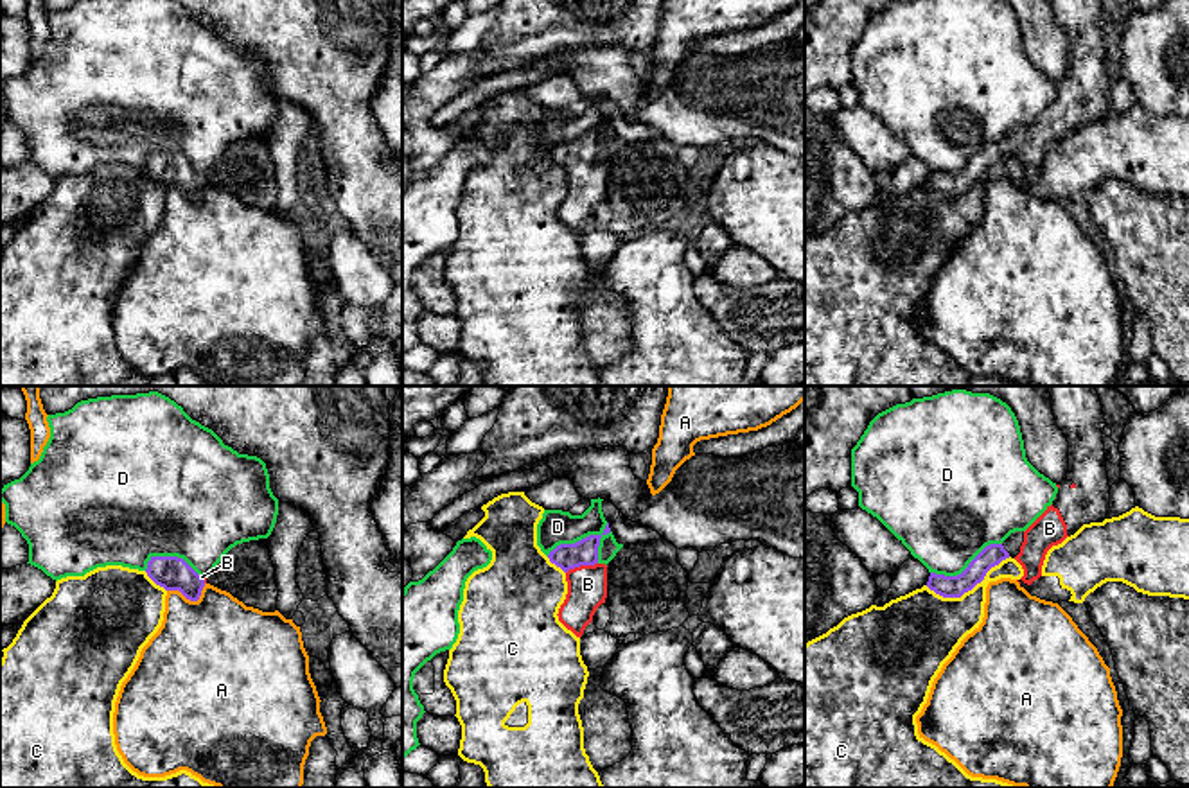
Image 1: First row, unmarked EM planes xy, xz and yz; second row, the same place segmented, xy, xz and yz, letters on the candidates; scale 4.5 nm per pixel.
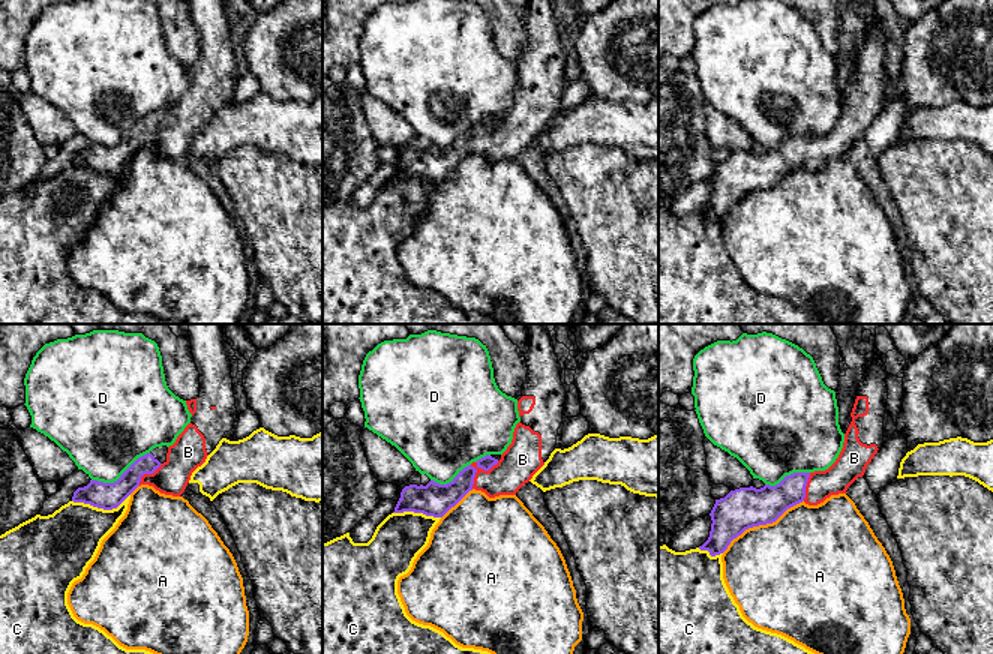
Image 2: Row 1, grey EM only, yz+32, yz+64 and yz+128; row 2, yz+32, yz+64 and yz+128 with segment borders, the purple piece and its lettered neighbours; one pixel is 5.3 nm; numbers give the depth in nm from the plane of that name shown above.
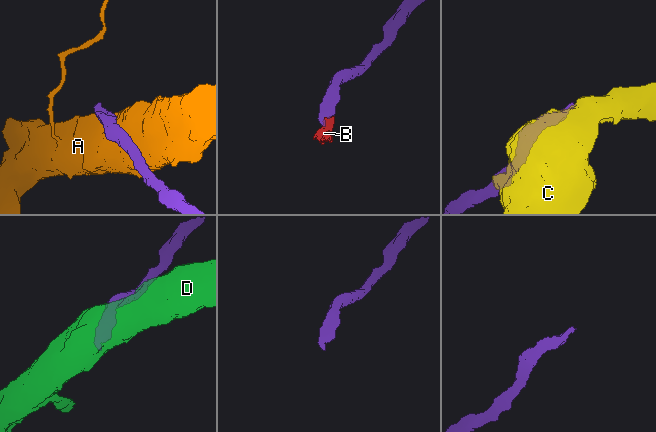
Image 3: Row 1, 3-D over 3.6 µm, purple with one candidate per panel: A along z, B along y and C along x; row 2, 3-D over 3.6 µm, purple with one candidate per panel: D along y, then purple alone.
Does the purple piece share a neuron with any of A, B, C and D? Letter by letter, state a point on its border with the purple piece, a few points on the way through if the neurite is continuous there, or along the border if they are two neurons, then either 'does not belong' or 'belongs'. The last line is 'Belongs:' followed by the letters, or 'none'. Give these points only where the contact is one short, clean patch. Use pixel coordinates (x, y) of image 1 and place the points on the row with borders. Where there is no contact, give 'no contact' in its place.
A: meets purple in xy at (189, 598); does not belong
B: meets purple in xz at (581, 564); runs through xz (584, 551), (581, 564), (588, 584); belongs
C: meets purple in yz at (968, 589); does not belong
D: meets purple in xz at (579, 541); border along xz (607, 523), (600, 534), (561, 542), (546, 555); does not belong
Belongs: B

